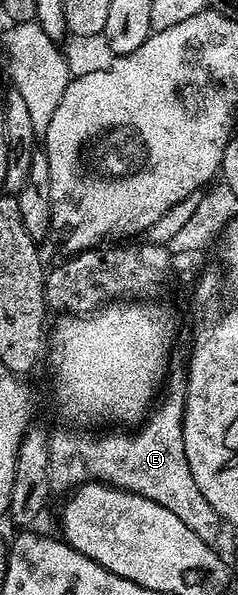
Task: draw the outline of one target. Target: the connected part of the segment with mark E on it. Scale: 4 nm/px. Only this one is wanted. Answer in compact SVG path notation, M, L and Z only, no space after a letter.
M172 371L165 381L165 391L161 399L147 413L147 419L134 430L81 430L78 427L59 428L52 431L49 436L49 482L52 493L70 493L82 484L112 484L133 494L141 494L157 506L165 506L172 514L177 514L197 538L201 538L209 545L216 543L219 536L221 521L217 510L205 502L205 494L197 490L197 482L193 482L193 470L189 470L189 458L185 458L185 430L183 419L185 418L185 398L187 397L187 382L182 371Z

